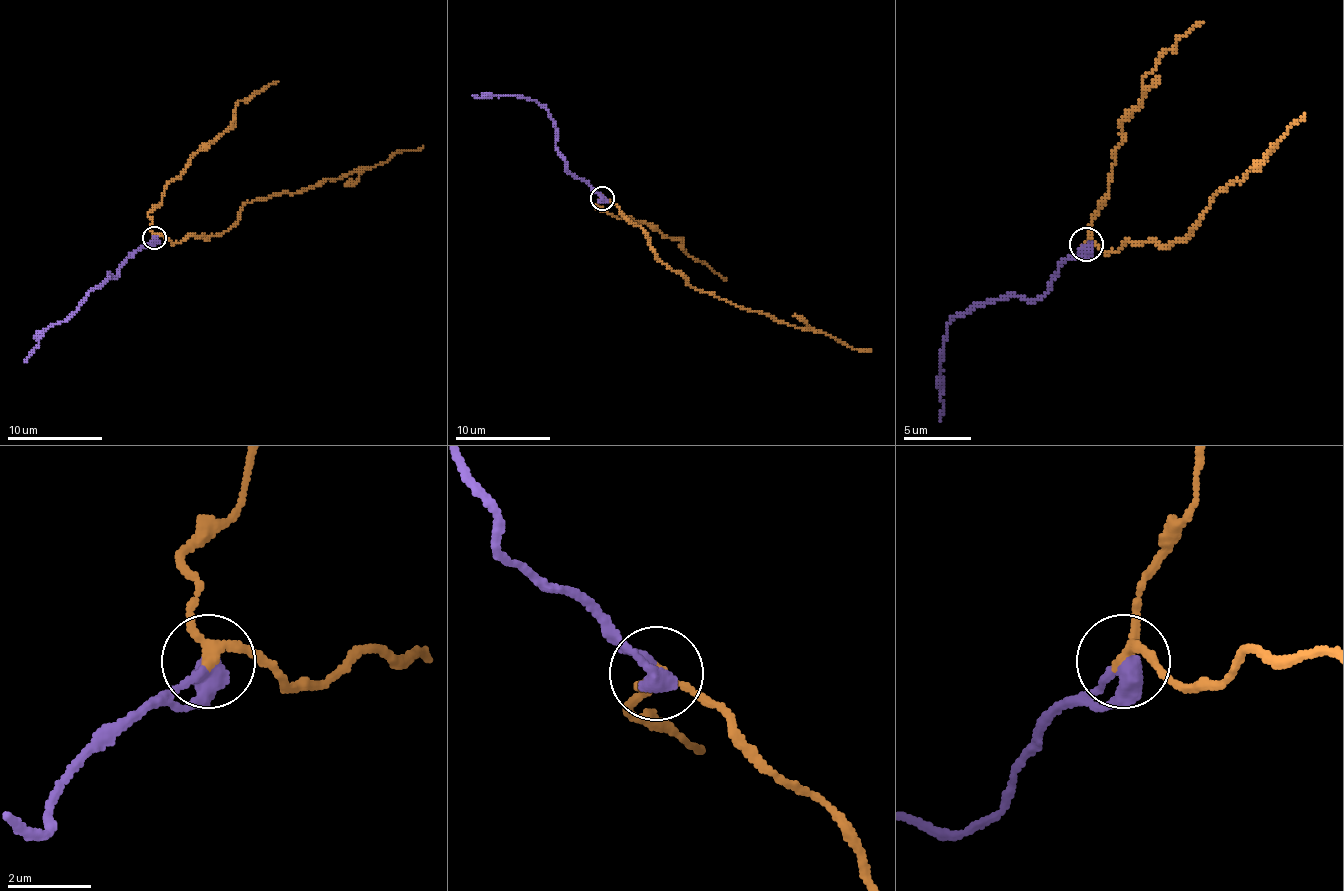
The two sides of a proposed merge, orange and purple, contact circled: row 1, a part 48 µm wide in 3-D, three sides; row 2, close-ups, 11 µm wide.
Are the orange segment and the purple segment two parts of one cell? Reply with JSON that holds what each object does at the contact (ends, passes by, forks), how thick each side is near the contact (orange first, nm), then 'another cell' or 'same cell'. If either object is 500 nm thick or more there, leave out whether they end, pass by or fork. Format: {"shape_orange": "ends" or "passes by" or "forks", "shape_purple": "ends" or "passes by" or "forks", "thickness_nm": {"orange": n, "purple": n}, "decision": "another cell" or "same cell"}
{"thickness_nm": {"orange": 200, "purple": 550}, "decision": "same cell"}

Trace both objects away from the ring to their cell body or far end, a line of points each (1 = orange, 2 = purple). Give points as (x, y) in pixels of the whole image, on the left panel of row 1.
1: (155, 238), (167, 236), (181, 243), (190, 236), (221, 236), (247, 203), (314, 188), (423, 146)
2: (155, 238), (131, 255), (117, 276), (107, 274), (74, 312), (43, 333), (24, 362)

